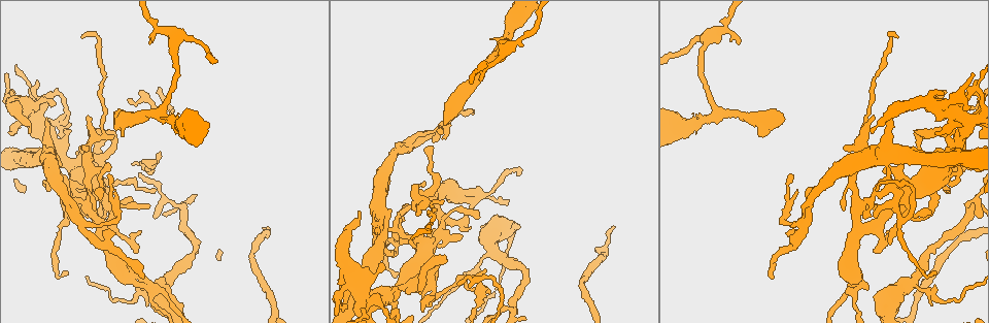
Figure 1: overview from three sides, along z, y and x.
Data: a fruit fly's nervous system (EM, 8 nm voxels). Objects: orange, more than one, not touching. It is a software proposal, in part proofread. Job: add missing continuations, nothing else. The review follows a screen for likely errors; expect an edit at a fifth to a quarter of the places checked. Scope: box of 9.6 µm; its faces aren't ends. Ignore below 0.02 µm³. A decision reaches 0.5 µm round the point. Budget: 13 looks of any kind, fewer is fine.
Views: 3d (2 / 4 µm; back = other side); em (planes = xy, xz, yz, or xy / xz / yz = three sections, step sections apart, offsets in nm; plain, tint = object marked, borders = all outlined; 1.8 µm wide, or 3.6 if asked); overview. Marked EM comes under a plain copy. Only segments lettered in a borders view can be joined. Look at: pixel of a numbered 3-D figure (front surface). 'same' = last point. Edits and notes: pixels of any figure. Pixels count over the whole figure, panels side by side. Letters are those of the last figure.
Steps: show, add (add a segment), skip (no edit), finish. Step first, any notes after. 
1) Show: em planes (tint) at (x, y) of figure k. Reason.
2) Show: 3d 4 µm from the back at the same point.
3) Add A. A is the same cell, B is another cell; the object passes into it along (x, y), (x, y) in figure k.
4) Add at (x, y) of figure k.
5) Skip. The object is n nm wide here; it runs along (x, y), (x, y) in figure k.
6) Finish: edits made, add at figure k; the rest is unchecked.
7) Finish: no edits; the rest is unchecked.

Show: em 3.6 µm xy step 8 (borders) at (183, 209) of figure 1. Arms run side by side.

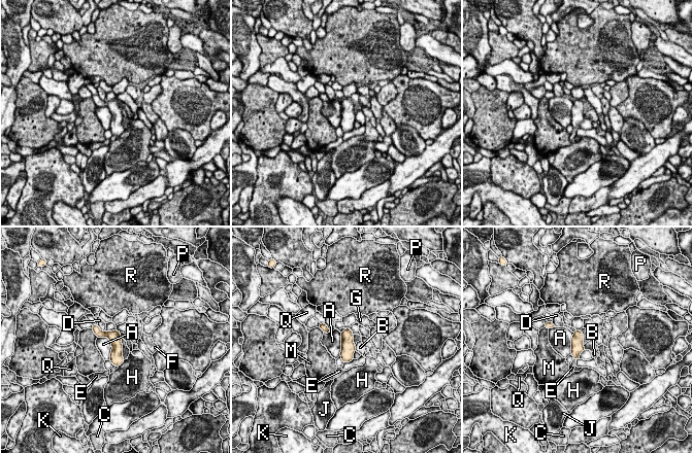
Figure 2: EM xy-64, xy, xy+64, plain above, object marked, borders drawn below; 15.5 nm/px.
Show: em 3.6 µm planes (borders) at the same point.

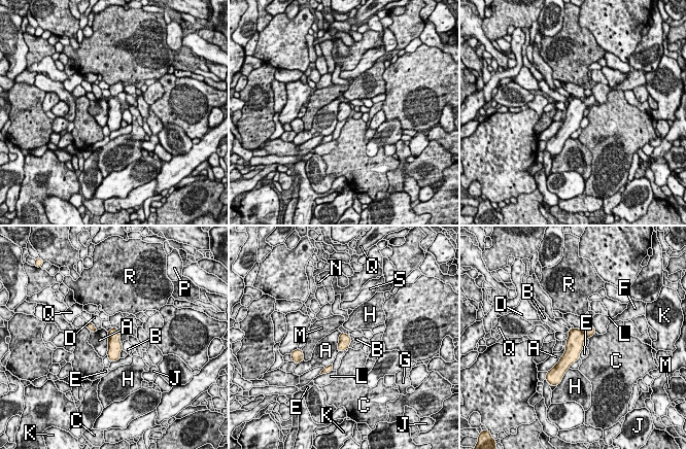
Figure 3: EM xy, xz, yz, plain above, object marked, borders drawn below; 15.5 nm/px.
Skip. A, B, C, D, E, F, G, H, J, K, L, M, N, P, Q, R and S are other cells; it runs along (591, 329), (559, 366) in figure 3; none of them fits.

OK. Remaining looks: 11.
Show: em planes (borders) at (712, 116) of figure 1. Abrupt turn.

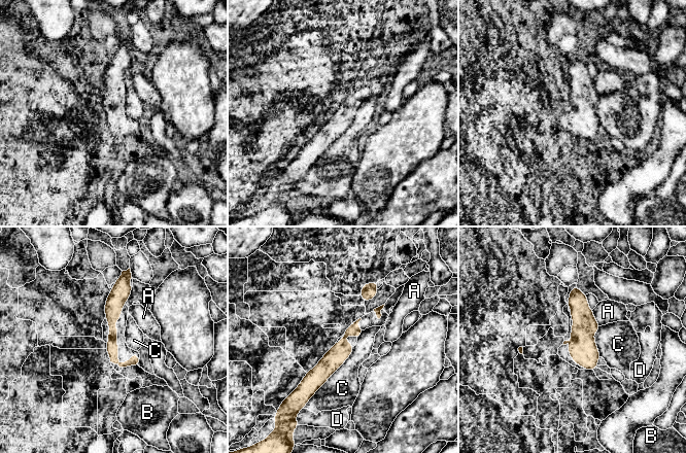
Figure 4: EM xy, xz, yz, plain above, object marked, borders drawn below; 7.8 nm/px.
Skip. The longest contact is with C, 440 nm; A, B, C and D are other cells; no lettered segment goes on from it.

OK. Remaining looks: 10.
Show: 3d 2 µm at (783, 116) of figure 1. Free end.

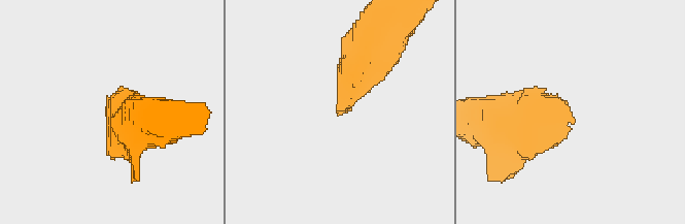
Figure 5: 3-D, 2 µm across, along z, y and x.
Show: em xy step 4 (tint) at (338, 113) of figure 5. Shape alone is not enough.

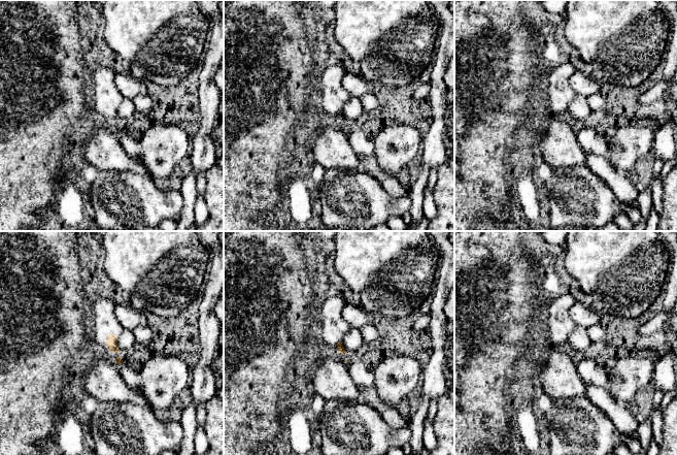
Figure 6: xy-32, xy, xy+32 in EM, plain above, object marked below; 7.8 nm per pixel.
Show: em xy step 4 (borders) at the same point.

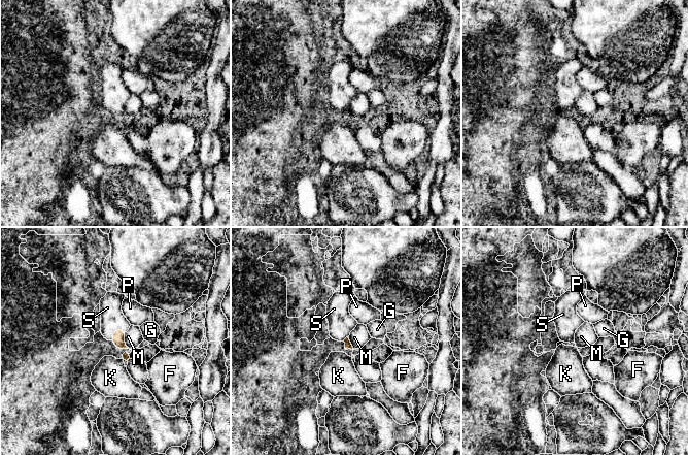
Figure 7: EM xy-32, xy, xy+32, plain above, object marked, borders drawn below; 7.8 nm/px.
Add S. The longest contact is with S, 140 nm; S is the same cell, F, G, K, M and P are other cells; the object passes into it along (118, 335), (115, 330), (112, 318) in figure 7; the neuron continues.

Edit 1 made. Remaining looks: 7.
Show: em xy step 16 (tint) at (410, 145) of figure 1. Sudden change in width.

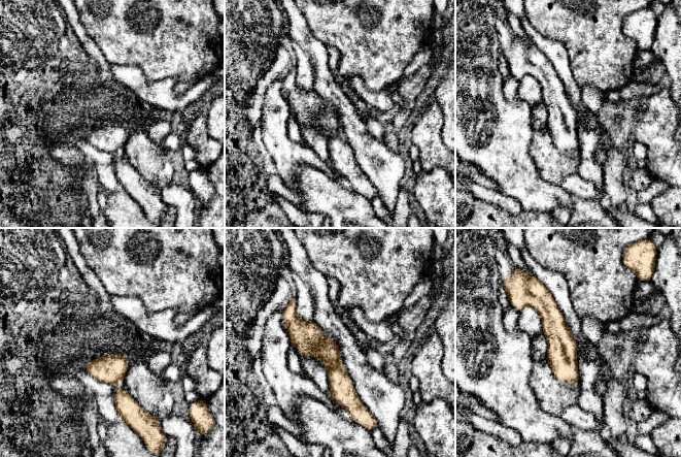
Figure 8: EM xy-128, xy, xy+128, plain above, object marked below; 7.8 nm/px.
Show: em planes (borders) at the same point.

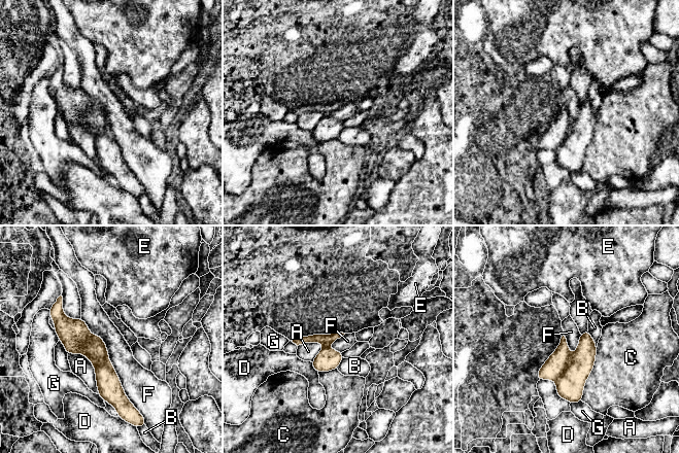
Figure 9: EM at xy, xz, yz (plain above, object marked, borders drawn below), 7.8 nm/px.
Skip. The object is 170 nm wide here; A, B, C, D, E, F and G are other cells; it runs along (60, 302), (59, 318), (100, 359), (123, 401) in figure 9; none of them fits.

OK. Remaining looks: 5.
Show: em planes (borders) at (739, 43) of figure 1. An open end.

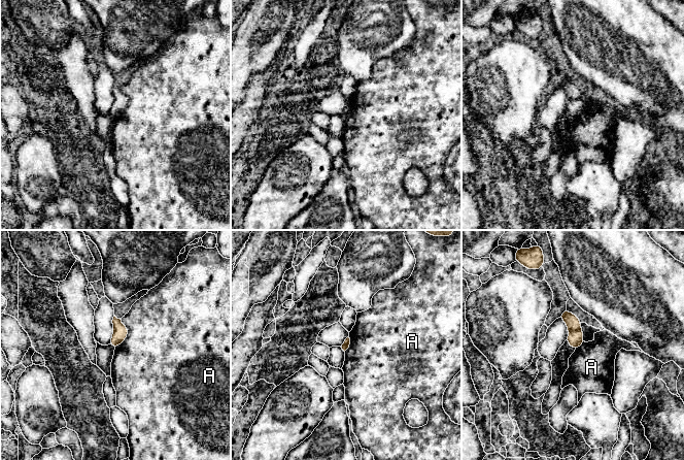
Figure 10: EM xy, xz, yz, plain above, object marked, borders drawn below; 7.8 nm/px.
Skip. A is another cell; no lettered segment goes on from it.

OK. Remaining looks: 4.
Finish: edits made, add at figure 7; the rest is unchecked.

